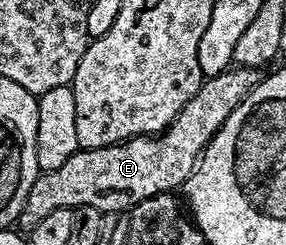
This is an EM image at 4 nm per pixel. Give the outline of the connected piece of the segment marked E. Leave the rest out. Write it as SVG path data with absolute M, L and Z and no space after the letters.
M233 66L221 75L205 78L198 93L186 101L178 117L174 117L172 124L159 135L139 135L109 147L76 151L70 161L58 165L58 169L36 176L34 185L30 185L30 194L26 196L26 205L22 205L19 226L31 229L42 221L42 217L63 207L94 205L94 209L105 213L123 213L150 197L175 192L175 187L183 188L200 162L204 148L216 136L218 129L222 129L226 117L246 101L261 78L261 72L255 67Z

